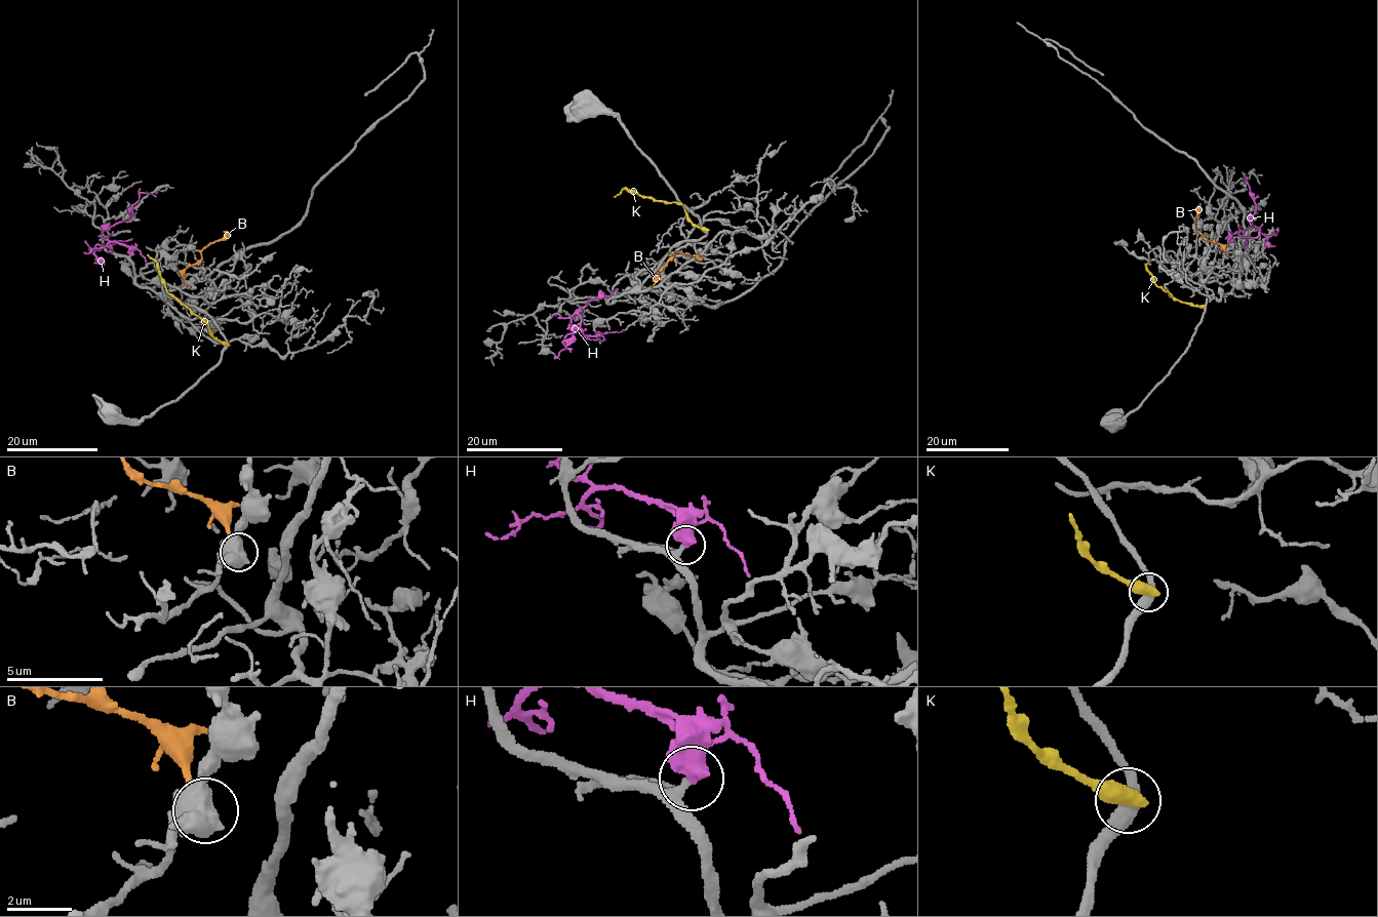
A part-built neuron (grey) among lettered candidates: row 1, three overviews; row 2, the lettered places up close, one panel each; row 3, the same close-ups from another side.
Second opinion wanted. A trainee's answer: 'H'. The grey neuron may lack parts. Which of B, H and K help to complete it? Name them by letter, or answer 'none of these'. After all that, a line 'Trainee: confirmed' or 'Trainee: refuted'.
H
Trainee: confirmed

